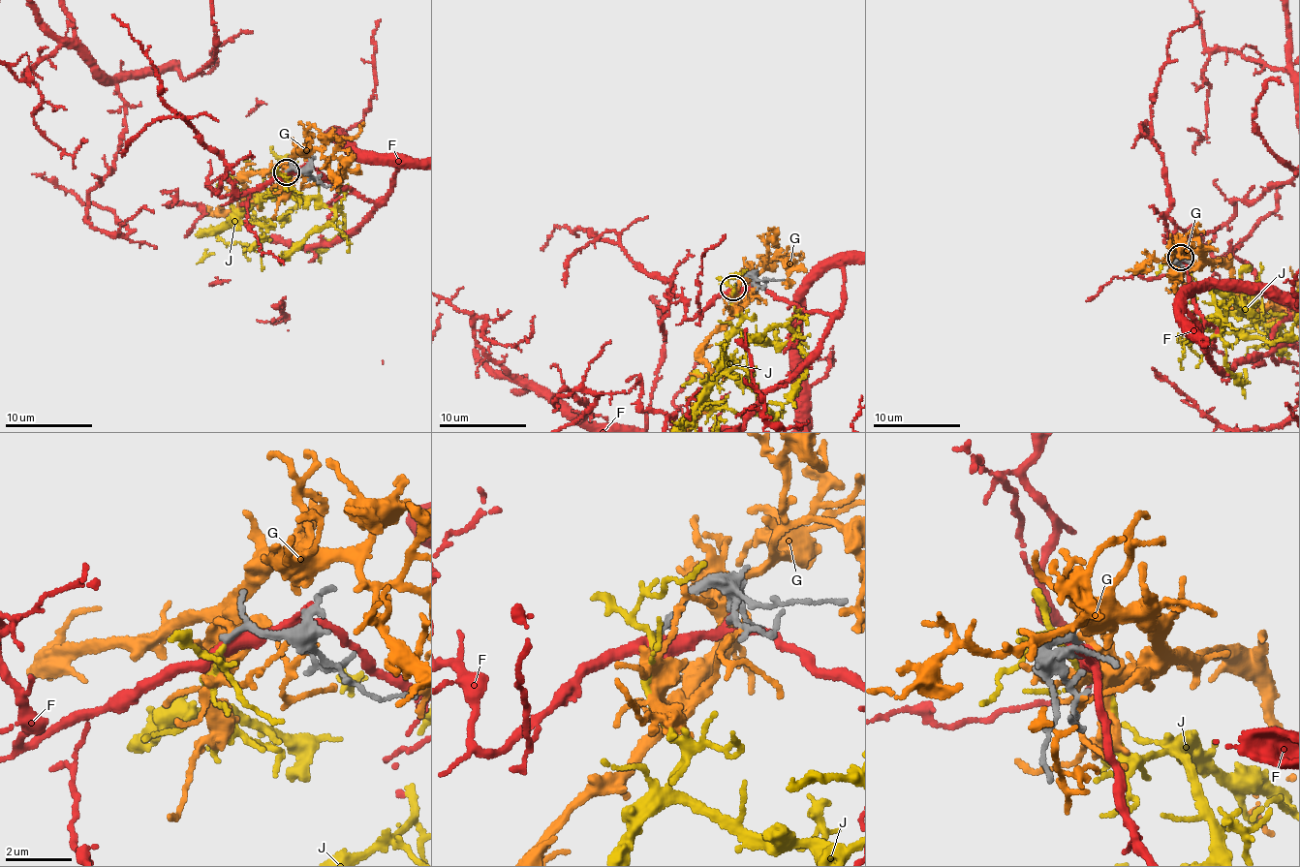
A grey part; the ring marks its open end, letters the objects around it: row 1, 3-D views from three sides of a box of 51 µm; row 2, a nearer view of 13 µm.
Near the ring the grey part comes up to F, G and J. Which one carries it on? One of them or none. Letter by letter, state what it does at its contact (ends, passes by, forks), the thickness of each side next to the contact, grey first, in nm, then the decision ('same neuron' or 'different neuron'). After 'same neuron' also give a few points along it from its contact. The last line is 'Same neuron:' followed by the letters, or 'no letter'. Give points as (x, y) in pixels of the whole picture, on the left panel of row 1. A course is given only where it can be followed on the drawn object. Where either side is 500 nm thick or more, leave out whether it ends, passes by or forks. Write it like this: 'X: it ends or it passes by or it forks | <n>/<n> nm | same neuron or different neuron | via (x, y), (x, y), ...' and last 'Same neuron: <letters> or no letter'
F: it passes by | 140/460 nm | different neuron
G: it ends | 150/240 nm | different neuron
J: it forks | 120/150 nm | same neuron
Same neuron: J

